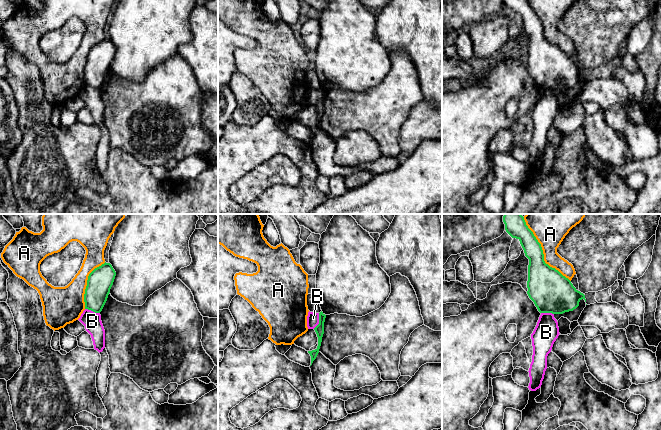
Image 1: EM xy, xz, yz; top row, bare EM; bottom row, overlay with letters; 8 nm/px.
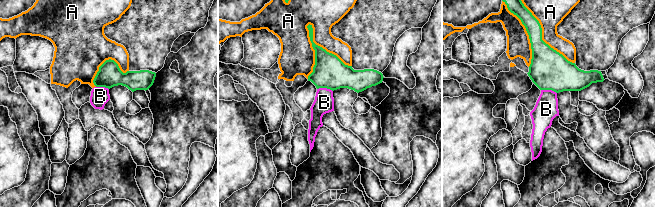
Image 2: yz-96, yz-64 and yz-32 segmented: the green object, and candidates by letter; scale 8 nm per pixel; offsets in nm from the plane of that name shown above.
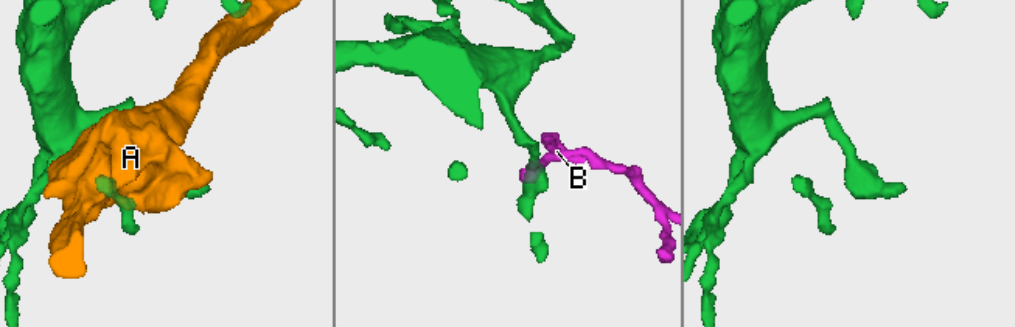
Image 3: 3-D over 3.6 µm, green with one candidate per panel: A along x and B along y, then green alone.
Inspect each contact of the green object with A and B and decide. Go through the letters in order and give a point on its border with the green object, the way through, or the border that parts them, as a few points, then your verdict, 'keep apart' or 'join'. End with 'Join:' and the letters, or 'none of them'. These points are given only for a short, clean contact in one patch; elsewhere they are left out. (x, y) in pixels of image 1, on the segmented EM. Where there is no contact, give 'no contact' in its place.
A: contact yz (542, 252); keep apart
B: contact xz (319, 321); border xz (319, 313), (319, 322), (313, 328); keep apart
Join: none of them

